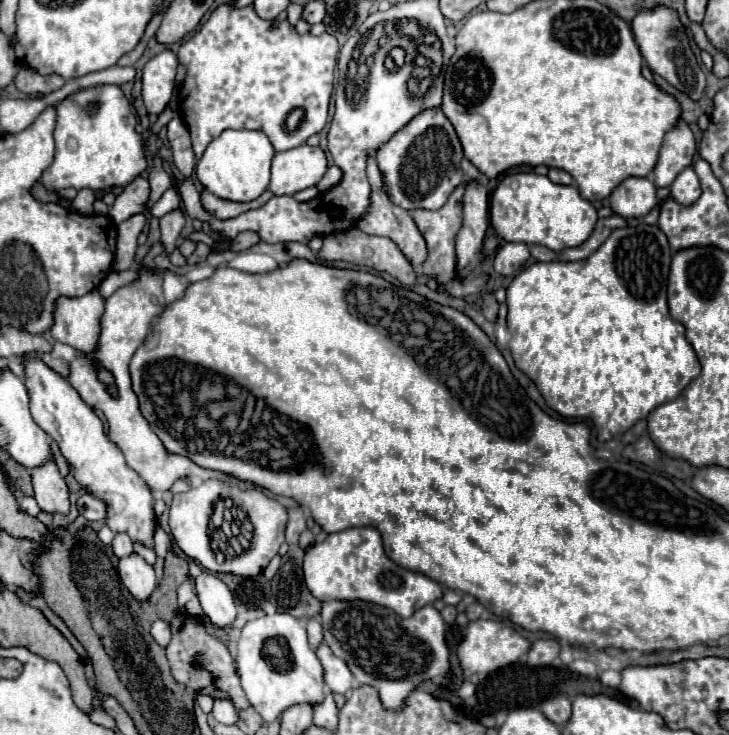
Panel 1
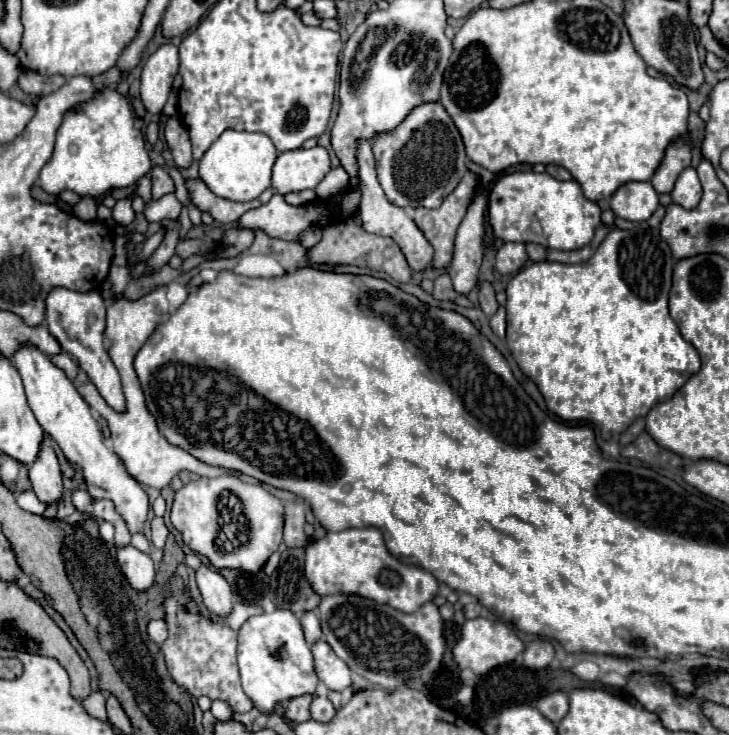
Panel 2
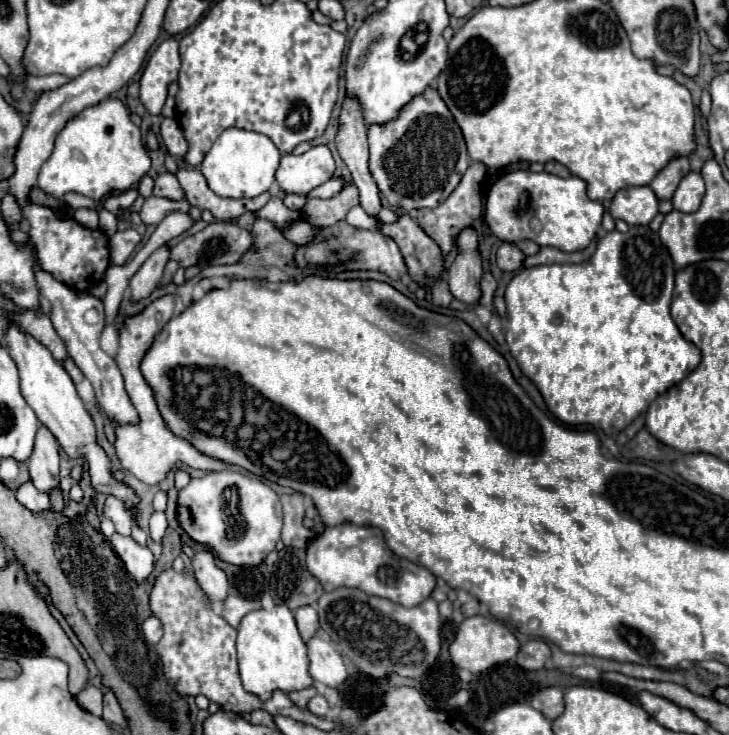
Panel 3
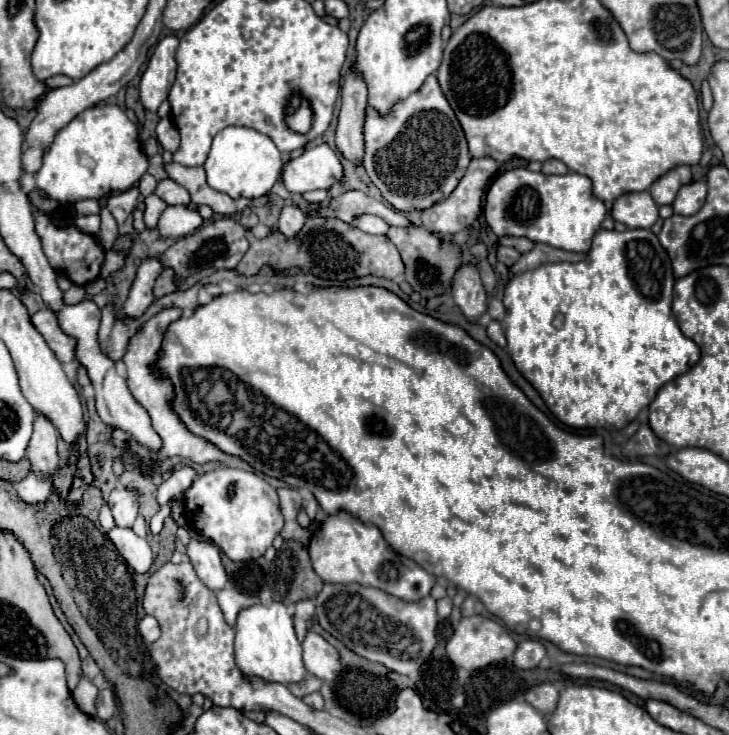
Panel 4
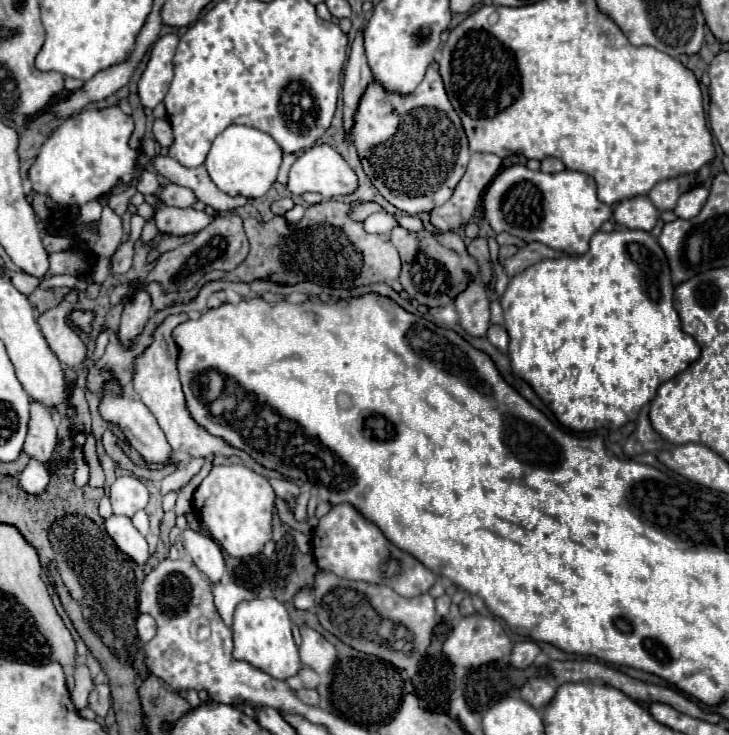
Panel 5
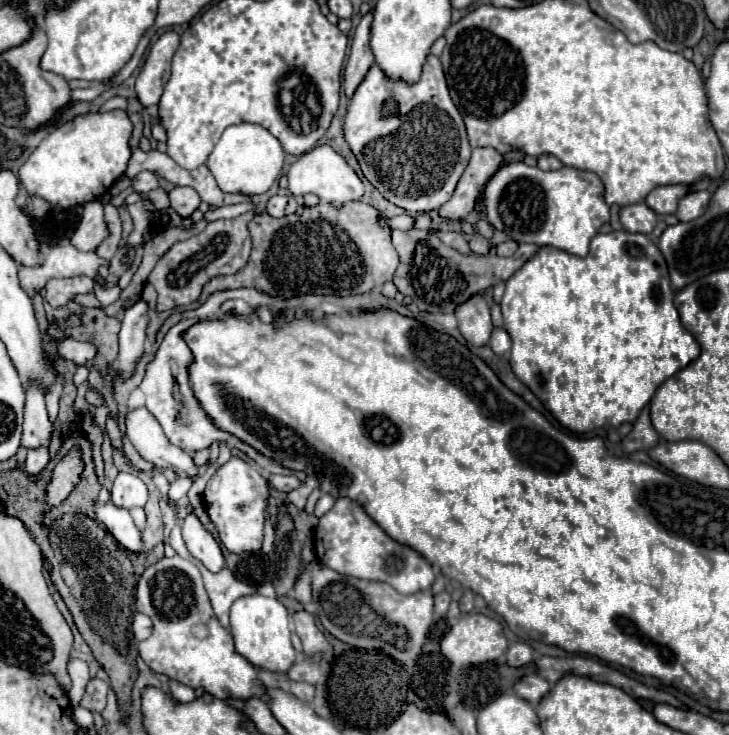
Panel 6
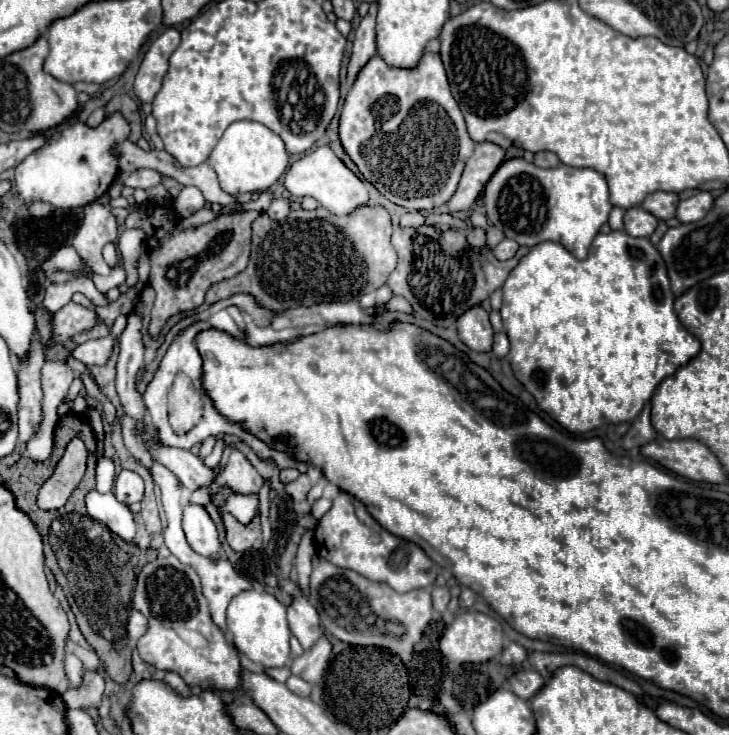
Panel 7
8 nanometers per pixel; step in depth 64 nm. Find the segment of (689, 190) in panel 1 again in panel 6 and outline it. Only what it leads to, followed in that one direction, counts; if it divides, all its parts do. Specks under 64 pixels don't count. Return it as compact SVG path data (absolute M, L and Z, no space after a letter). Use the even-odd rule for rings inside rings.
M706 190L690 192L680 200L678 210L676 210L676 218L680 222L692 222L704 214L708 202L710 202L710 192L706 192Z

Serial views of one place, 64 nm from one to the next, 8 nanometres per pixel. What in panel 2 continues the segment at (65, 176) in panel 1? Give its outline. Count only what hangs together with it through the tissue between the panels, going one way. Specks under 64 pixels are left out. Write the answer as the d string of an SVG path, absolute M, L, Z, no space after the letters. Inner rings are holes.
M106 88L90 102L66 112L56 134L54 154L40 170L40 188L48 194L74 190L80 196L100 198L112 188L134 186L150 168L152 164L144 146L144 136L134 128L132 106L114 88Z

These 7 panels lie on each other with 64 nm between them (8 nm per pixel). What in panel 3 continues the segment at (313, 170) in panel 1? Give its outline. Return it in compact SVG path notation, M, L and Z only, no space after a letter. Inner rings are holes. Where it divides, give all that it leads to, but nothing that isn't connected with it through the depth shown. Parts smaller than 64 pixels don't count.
M312 146L308 152L294 156L284 154L276 180L286 194L308 194L334 176L336 162L328 146Z

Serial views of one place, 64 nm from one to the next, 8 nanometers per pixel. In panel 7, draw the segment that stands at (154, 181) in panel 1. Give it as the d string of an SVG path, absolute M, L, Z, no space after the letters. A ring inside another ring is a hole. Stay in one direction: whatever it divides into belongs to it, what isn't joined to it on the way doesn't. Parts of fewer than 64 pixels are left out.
M186 186L174 200L172 200L172 208L180 218L188 218L194 212L202 210L206 206L206 200L202 196L202 192L196 186Z

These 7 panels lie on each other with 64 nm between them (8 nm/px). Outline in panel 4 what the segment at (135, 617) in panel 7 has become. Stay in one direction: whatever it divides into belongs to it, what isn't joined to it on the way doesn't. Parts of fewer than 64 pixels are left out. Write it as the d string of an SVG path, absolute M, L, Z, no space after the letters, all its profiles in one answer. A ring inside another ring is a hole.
M144 616L138 624L138 630L142 634L144 644L150 644L150 642L158 640L158 636L160 636L160 626L158 626L156 618L152 618L152 616Z

